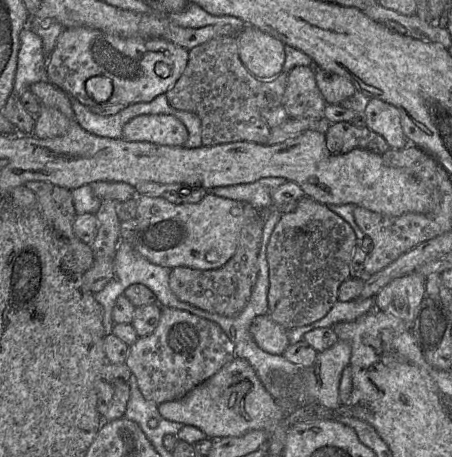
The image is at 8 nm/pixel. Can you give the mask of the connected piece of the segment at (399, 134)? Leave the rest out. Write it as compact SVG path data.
M370 99L365 107L366 127L383 136L392 149L403 149L410 143L404 135L400 111L380 99Z

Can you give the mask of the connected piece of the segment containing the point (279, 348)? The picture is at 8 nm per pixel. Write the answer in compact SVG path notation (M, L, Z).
M269 314L256 316L250 333L260 348L271 354L283 354L290 344L288 330L277 324Z

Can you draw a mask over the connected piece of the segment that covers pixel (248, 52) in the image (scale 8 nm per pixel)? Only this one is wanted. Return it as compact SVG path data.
M247 25L236 39L240 60L253 76L269 81L283 71L285 44L281 40Z

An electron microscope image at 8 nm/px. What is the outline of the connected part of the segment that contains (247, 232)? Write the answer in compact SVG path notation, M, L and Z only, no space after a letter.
M262 211L240 232L237 248L233 256L220 268L200 270L185 266L174 267L170 271L169 287L183 302L199 307L210 313L225 317L237 316L246 306L258 276L258 254L262 241L265 217Z

